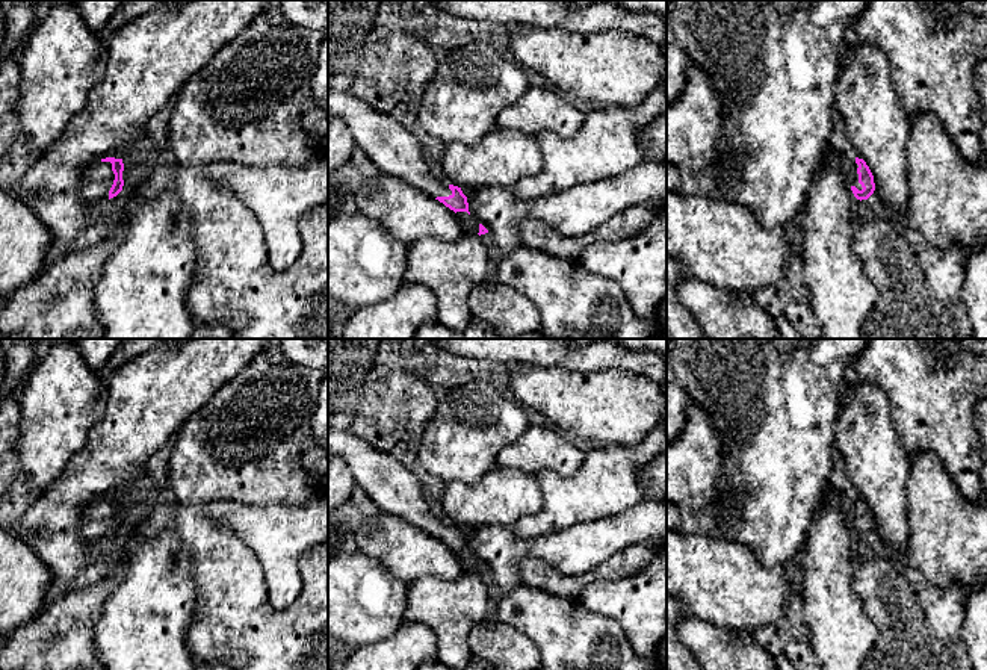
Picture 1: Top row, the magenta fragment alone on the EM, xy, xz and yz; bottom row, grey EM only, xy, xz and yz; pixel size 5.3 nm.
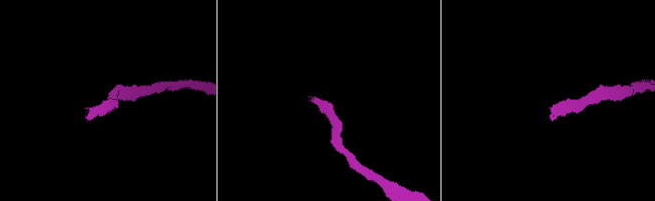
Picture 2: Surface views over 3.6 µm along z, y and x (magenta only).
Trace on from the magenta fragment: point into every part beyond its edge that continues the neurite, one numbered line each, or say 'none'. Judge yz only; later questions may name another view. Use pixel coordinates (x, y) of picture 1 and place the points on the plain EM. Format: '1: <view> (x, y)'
1: yz (853, 513)

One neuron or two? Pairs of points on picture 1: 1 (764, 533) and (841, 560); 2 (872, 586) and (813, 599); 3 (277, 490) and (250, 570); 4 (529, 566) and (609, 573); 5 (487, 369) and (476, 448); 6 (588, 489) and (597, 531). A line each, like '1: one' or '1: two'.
1: two
2: two
3: two
4: one
5: one
6: two

